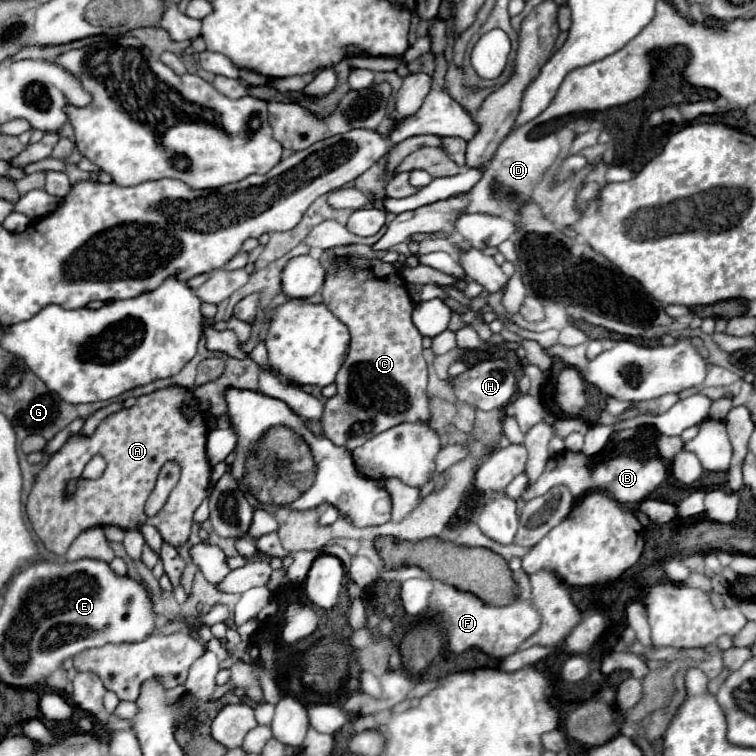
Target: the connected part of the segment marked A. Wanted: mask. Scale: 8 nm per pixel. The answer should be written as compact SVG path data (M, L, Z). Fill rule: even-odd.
M169 386L139 396L131 408L123 408L101 420L93 436L83 438L75 434L59 452L51 456L49 464L41 470L27 502L27 516L31 526L49 552L63 556L71 542L87 528L109 524L137 528L143 520L155 526L163 540L171 546L179 546L189 540L193 512L207 498L209 488L213 486L211 464L205 454L207 426L201 416L187 420L181 414L183 404L187 404L191 398L193 394L179 386ZM95 454L105 458L105 474L99 480L85 480L81 478L81 472ZM167 460L179 462L181 480L169 494L165 510L151 518L143 512L145 496L153 492L157 472ZM71 478L81 478L81 484L75 496L65 498L63 490Z

